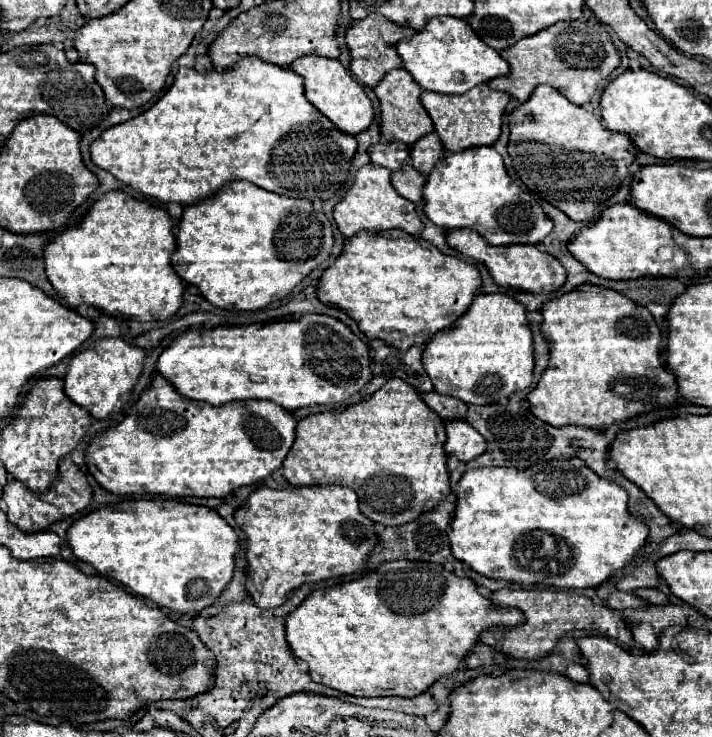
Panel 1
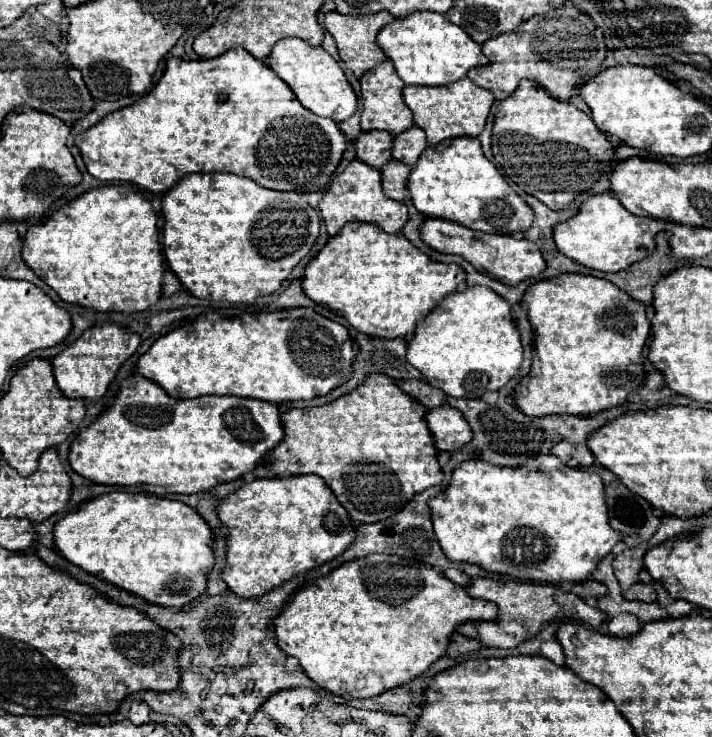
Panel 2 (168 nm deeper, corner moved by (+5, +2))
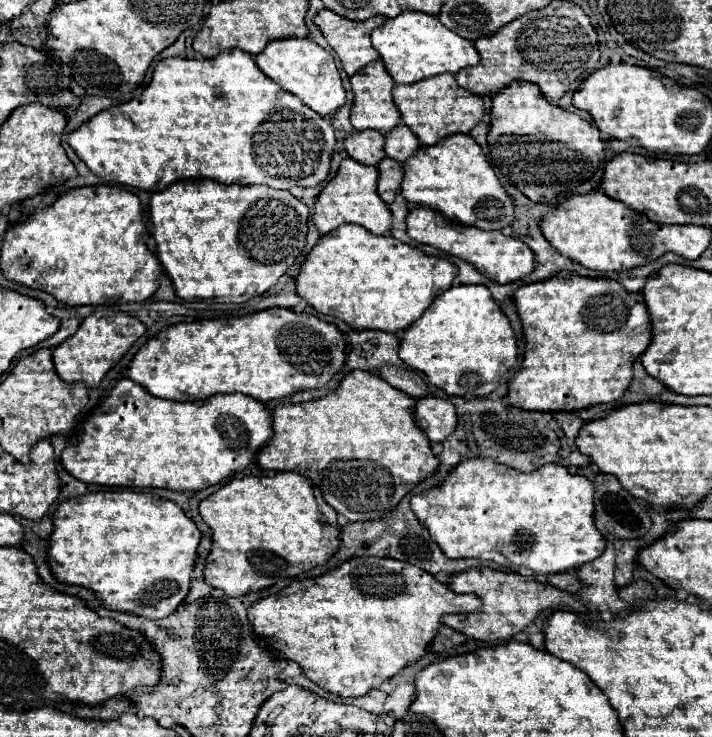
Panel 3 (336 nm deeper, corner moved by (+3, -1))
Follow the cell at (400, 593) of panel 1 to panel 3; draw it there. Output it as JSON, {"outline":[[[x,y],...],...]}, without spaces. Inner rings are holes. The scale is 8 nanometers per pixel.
{"outline":[[[351,558],[347,562],[343,562],[341,566],[333,568],[333,570],[327,570],[325,574],[317,576],[317,578],[307,578],[307,580],[295,580],[291,582],[285,590],[273,594],[273,596],[267,596],[267,598],[261,598],[257,600],[257,604],[251,604],[249,612],[247,612],[247,618],[253,626],[253,632],[259,636],[259,638],[265,638],[269,644],[273,644],[271,648],[275,648],[281,656],[285,656],[287,660],[293,660],[301,666],[303,674],[315,682],[317,686],[321,686],[323,690],[327,692],[333,692],[337,696],[343,696],[343,698],[355,698],[355,696],[363,696],[367,694],[371,688],[379,688],[379,684],[383,684],[385,680],[393,678],[399,670],[403,670],[409,662],[415,662],[419,658],[425,656],[425,648],[427,644],[435,638],[439,626],[441,626],[441,618],[443,614],[459,614],[459,612],[471,612],[475,608],[479,608],[481,600],[477,600],[477,596],[473,594],[455,594],[449,586],[437,582],[431,574],[427,574],[425,570],[417,568],[417,566],[411,566],[411,564],[405,564],[401,560],[393,560],[393,558]]]}

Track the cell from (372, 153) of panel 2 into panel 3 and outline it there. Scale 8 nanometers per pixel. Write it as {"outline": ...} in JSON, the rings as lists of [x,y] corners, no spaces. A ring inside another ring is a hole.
{"outline":[[[355,130],[343,140],[343,146],[353,160],[377,166],[381,158],[385,158],[383,142],[385,138],[377,130]]]}

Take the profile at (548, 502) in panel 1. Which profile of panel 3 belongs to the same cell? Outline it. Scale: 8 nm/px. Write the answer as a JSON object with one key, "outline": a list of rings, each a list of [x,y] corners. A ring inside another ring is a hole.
{"outline":[[[473,458],[473,460],[463,460],[461,464],[457,464],[449,474],[447,478],[443,480],[443,484],[423,492],[423,494],[417,494],[411,498],[411,510],[413,514],[419,518],[419,522],[429,530],[431,538],[439,544],[439,548],[443,550],[443,554],[447,558],[479,558],[479,560],[487,560],[487,562],[495,562],[503,568],[509,568],[525,578],[541,578],[541,576],[547,576],[547,574],[559,574],[559,572],[567,572],[567,570],[575,570],[579,568],[581,564],[585,562],[593,562],[597,556],[601,556],[601,552],[605,550],[605,540],[601,536],[601,532],[595,528],[593,524],[593,484],[585,478],[585,476],[573,476],[567,472],[567,468],[559,466],[559,464],[545,464],[541,466],[539,470],[535,472],[519,472],[519,470],[513,470],[509,466],[503,466],[495,460],[489,460],[489,458]]]}

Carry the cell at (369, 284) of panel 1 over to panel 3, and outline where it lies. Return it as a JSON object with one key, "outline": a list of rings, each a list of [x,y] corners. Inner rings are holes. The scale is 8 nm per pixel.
{"outline":[[[343,224],[333,232],[321,236],[311,252],[305,254],[295,282],[297,294],[305,298],[319,314],[341,318],[355,330],[383,330],[401,334],[431,306],[431,302],[439,294],[451,288],[455,278],[457,266],[443,258],[427,256],[419,248],[411,248],[409,244],[403,244],[393,236],[375,236],[359,224]]]}

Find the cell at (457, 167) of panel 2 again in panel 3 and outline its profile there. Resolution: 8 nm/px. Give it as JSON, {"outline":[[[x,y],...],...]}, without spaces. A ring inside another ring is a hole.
{"outline":[[[451,134],[433,146],[421,144],[419,150],[403,162],[401,194],[407,202],[431,206],[465,226],[501,230],[513,224],[513,200],[499,184],[481,146],[469,134]]]}

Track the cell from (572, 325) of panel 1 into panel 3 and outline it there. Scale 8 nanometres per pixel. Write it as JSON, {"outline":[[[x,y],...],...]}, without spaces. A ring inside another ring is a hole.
{"outline":[[[557,272],[547,280],[539,280],[539,282],[525,284],[525,286],[517,288],[513,294],[513,300],[517,304],[517,314],[519,314],[521,324],[523,324],[525,354],[523,354],[523,362],[521,362],[517,374],[509,380],[507,400],[511,406],[523,408],[523,410],[537,410],[537,412],[575,412],[575,410],[587,408],[591,404],[615,402],[625,394],[625,390],[629,388],[631,378],[633,378],[633,362],[643,354],[643,350],[651,342],[651,324],[649,324],[649,314],[647,314],[645,304],[635,300],[631,294],[627,294],[625,288],[617,280],[603,280],[603,278],[601,280],[589,280],[585,276],[577,276],[575,272]]]}

